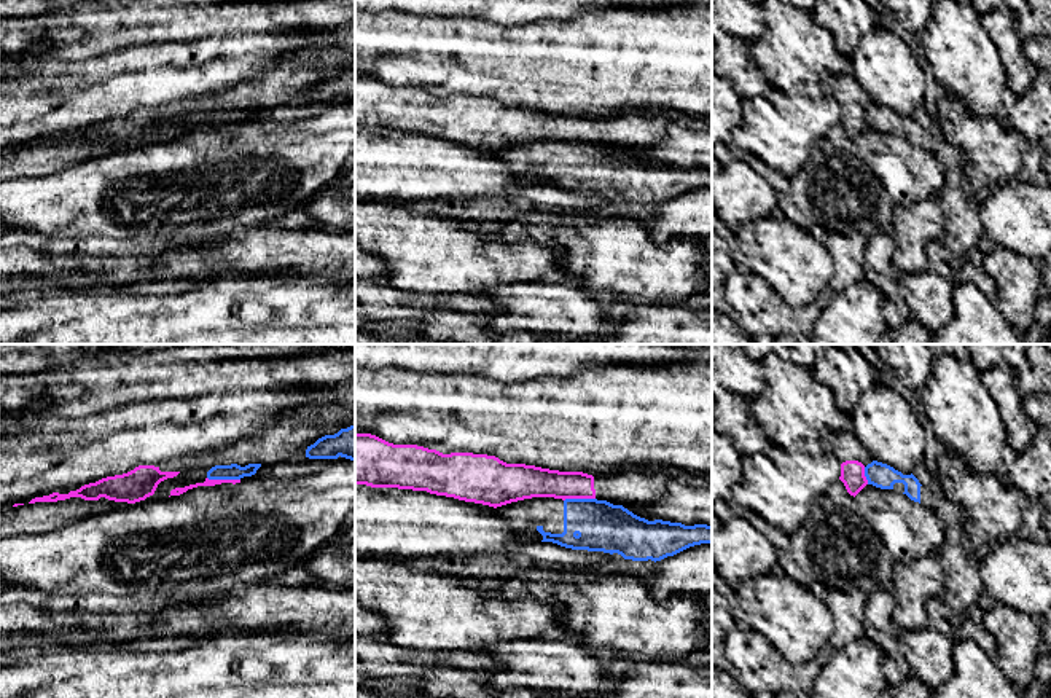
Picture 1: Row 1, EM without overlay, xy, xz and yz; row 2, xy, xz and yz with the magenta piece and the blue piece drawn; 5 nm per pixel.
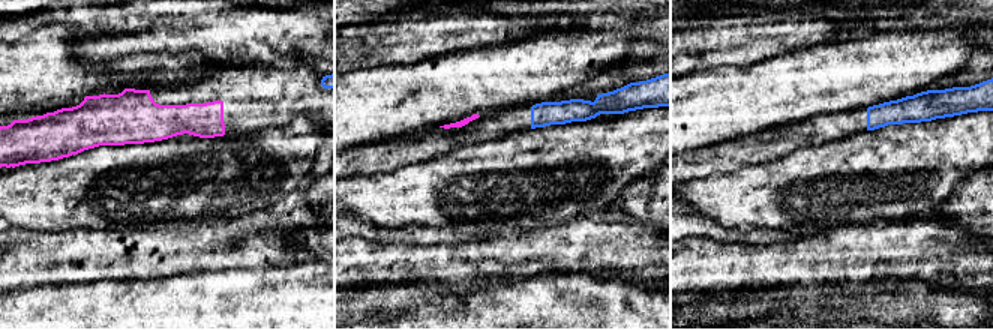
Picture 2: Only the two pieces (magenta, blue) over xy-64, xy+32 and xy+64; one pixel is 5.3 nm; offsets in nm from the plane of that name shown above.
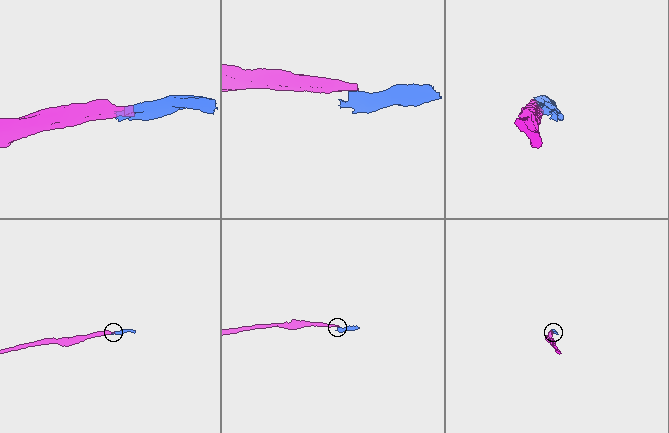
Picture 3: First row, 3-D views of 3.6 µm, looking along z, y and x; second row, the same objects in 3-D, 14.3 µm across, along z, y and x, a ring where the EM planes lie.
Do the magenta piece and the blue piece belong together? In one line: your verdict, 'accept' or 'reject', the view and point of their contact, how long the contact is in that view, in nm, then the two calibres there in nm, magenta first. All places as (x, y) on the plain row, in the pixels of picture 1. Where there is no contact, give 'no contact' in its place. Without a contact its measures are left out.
reject; contact xy (223, 123); length 170 nm; calibres 50 and 80 nm

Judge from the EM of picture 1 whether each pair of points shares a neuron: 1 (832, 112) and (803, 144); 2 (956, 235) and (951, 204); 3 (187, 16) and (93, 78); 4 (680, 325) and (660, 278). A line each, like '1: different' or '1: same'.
1: same
2: same
3: different
4: different

